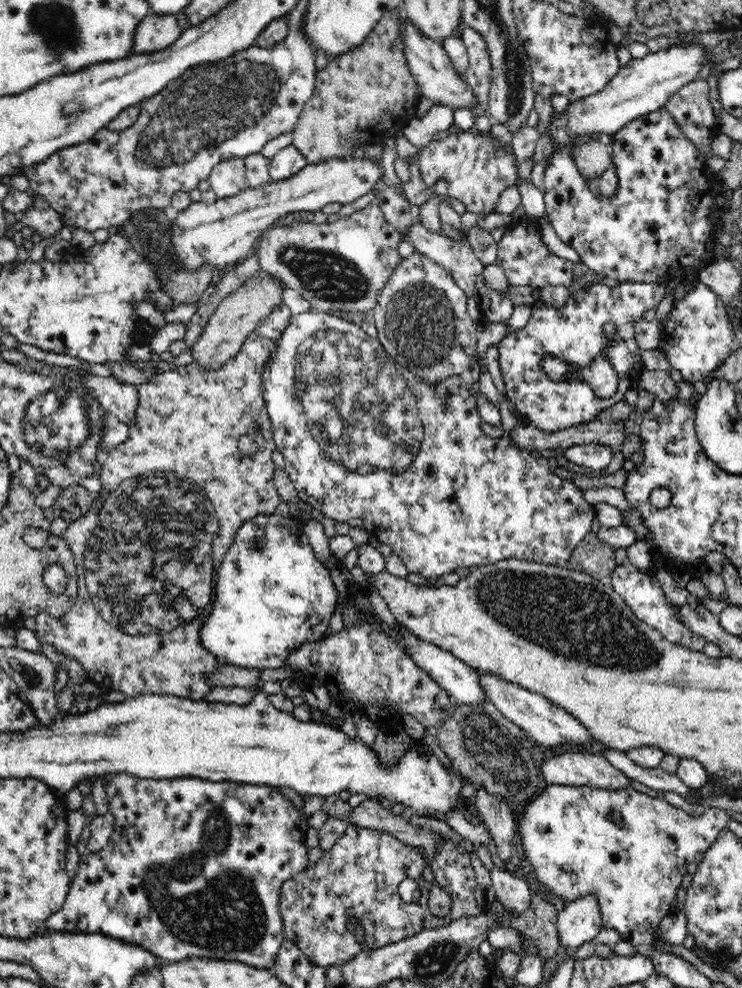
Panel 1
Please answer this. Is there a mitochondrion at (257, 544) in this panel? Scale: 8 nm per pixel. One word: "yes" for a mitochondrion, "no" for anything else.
yes

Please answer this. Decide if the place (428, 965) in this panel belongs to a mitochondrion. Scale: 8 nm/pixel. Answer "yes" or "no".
yes

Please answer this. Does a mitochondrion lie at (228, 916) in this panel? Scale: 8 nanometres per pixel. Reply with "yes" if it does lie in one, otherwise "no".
yes

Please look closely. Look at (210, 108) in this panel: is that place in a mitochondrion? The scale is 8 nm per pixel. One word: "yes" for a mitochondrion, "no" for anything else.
yes

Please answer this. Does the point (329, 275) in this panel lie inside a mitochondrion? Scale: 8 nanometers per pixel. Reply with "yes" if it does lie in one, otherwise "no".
yes

